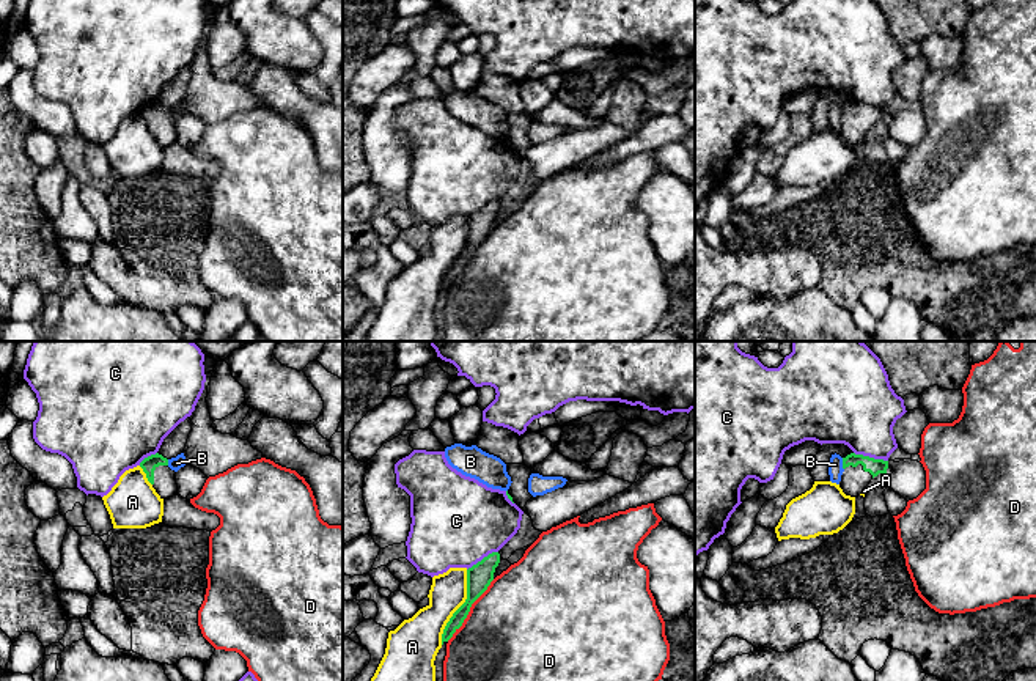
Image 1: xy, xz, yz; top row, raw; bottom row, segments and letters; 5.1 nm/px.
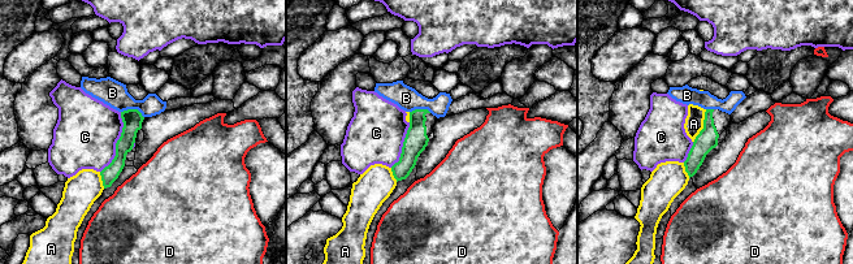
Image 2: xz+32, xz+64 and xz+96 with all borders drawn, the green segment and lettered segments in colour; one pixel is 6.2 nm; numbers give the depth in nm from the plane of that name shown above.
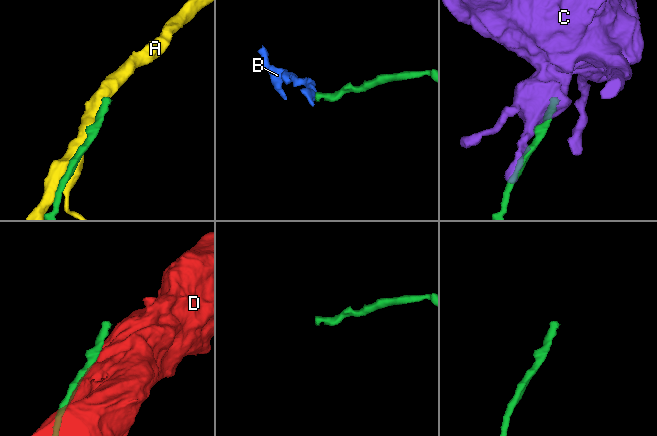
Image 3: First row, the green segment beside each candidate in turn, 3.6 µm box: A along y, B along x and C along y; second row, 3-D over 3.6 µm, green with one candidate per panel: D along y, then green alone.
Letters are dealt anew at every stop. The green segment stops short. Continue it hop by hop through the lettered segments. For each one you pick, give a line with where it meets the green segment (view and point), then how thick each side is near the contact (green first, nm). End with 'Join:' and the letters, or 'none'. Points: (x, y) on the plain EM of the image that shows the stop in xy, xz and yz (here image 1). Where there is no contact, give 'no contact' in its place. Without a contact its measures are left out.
Join: none

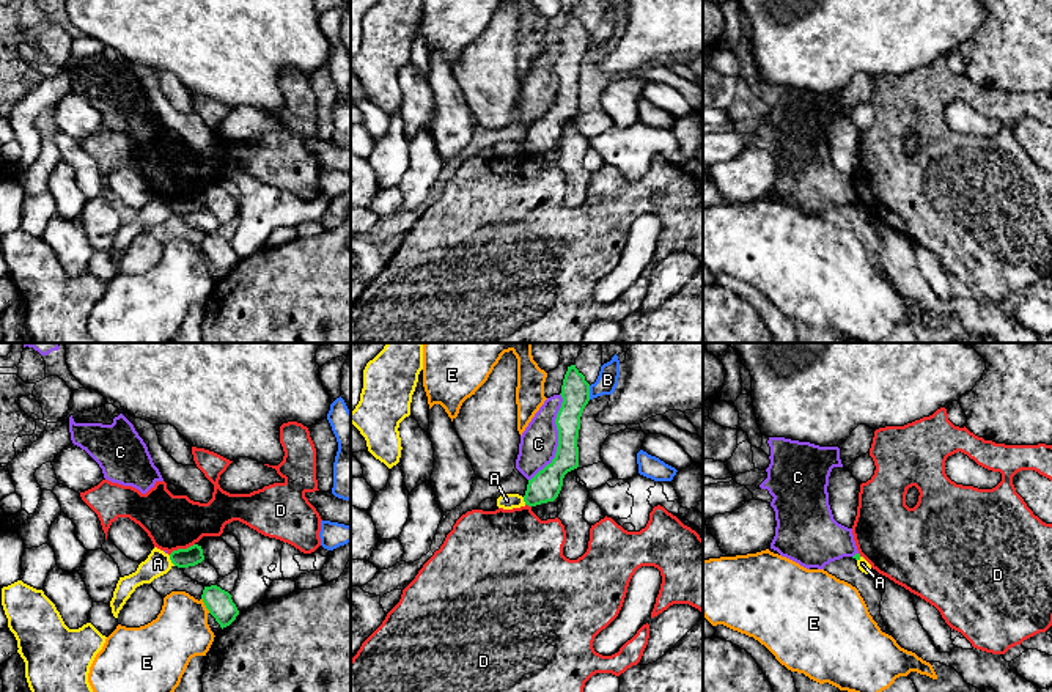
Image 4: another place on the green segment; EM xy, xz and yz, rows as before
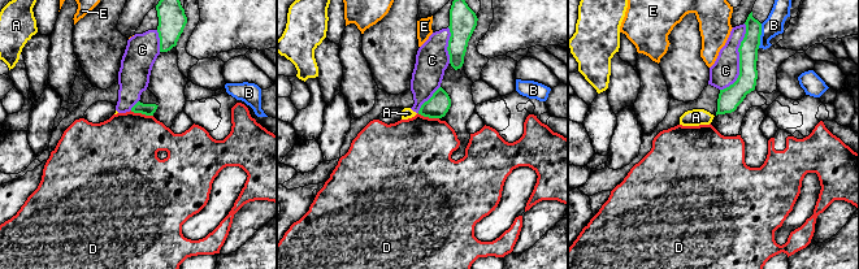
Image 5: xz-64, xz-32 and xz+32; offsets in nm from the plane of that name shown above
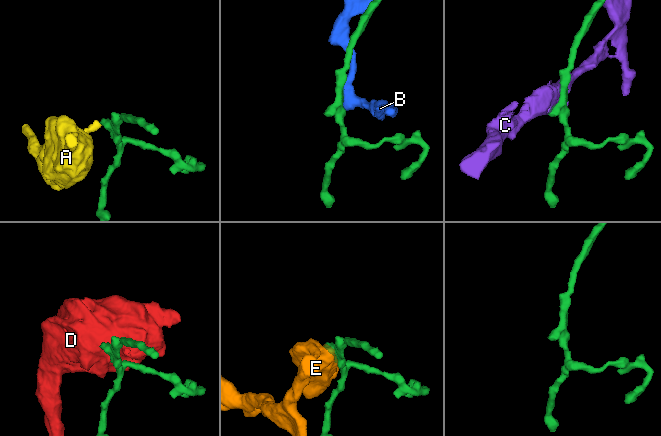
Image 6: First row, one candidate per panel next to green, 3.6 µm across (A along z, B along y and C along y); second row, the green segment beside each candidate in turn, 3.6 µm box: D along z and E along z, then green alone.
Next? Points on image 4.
Join: none

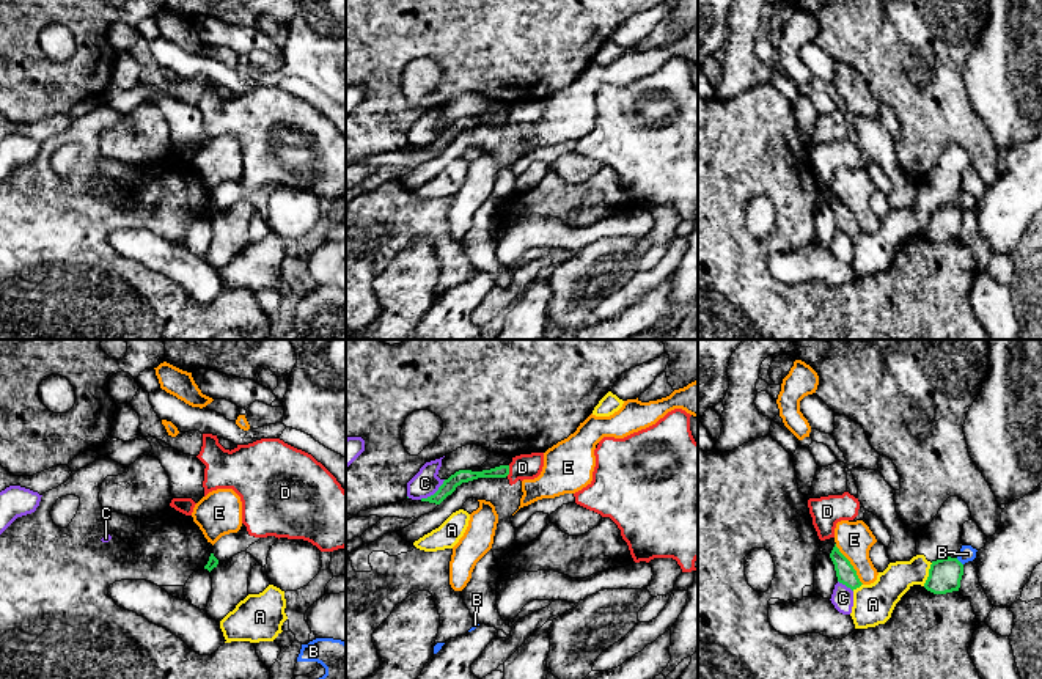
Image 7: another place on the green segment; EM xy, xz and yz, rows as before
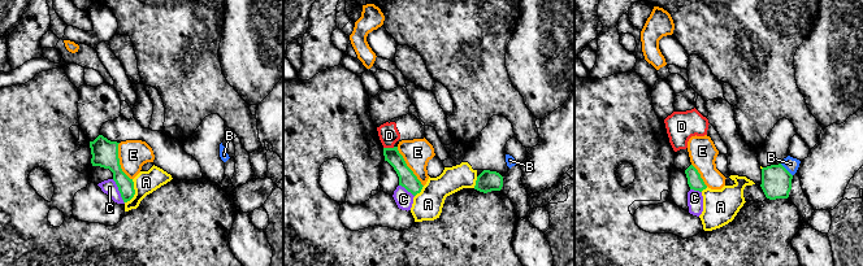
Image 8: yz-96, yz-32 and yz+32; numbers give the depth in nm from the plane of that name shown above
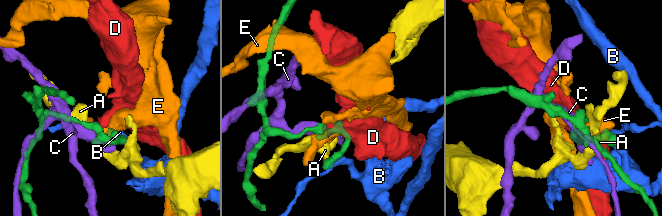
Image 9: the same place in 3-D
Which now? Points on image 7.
Join: none

